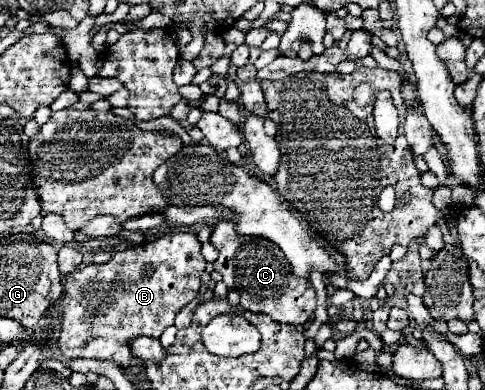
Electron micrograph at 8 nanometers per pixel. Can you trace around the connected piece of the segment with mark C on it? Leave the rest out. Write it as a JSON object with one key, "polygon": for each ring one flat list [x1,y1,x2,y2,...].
{"polygon":[[217,221,211,233,211,245,219,251,219,259,213,263,215,271,223,275,229,289,241,297,241,307,253,313,265,313,277,323,303,325,315,311,315,291,307,279,295,277,283,251,263,237,239,237,231,221]]}

